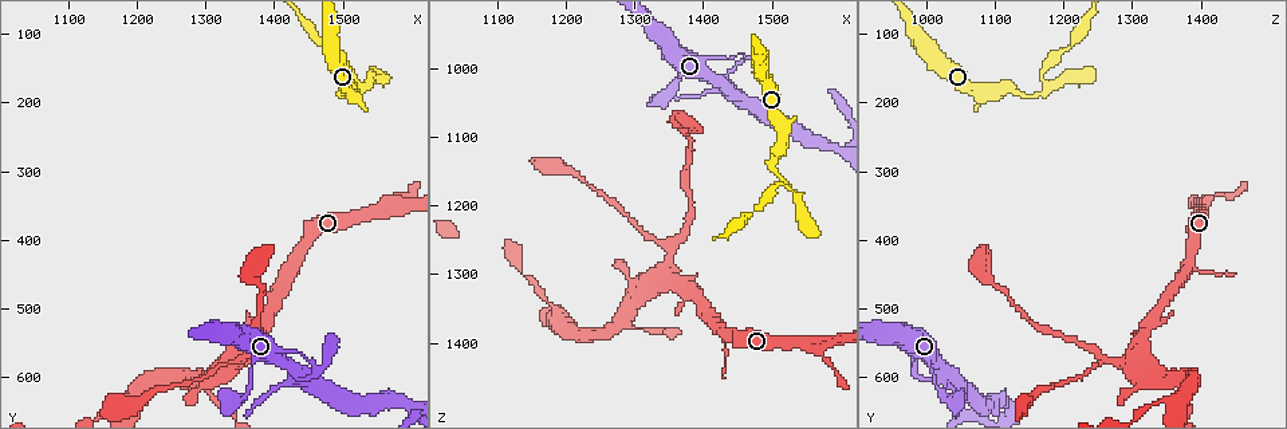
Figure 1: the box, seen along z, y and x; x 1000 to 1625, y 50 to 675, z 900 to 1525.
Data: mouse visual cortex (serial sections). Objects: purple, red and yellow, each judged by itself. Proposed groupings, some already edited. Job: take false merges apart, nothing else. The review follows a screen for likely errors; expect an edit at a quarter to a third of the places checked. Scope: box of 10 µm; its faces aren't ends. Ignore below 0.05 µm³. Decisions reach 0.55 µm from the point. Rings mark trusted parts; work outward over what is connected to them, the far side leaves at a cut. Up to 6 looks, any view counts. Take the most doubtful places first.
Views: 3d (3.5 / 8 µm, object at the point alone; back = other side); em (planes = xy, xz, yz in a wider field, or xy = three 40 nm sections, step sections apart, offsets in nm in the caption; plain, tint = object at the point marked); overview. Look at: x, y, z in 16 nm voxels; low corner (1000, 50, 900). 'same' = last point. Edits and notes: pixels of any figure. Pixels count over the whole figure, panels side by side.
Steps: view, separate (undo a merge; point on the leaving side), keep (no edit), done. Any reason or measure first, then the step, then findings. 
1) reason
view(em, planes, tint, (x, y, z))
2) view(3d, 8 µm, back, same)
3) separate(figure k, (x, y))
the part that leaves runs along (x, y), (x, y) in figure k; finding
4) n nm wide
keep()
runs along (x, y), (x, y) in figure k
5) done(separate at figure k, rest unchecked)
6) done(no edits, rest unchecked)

three-way junction
view(3d, 3.5 µm, (1520, 190, 1170))

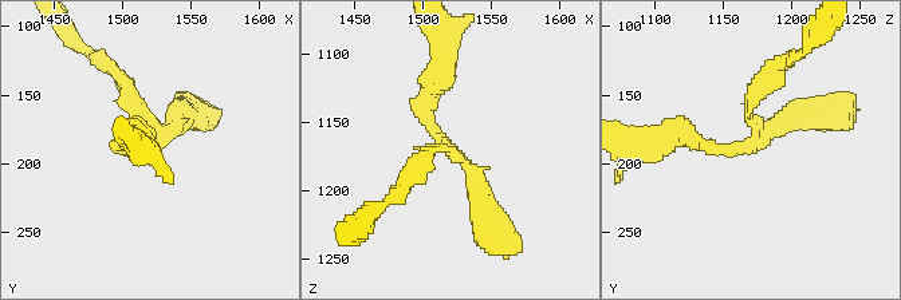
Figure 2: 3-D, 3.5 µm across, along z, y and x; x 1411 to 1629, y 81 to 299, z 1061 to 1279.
3 arms; arms of 200, 200, 300 nm; shape alone is not enough
view(em, xy, step 3, tint, (1522, 186, 1168))

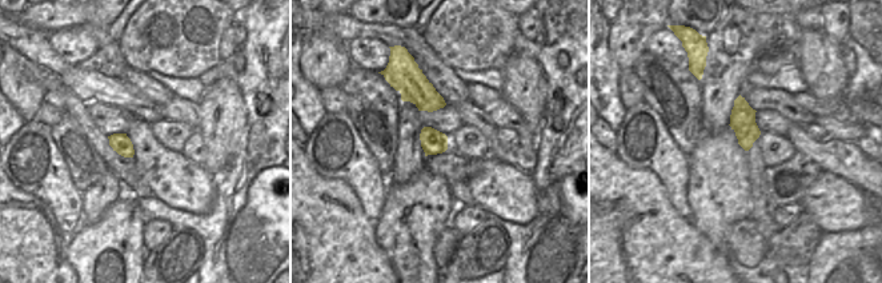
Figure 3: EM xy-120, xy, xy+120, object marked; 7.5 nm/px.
another direction
view(em, xy, step 1, tint, same)

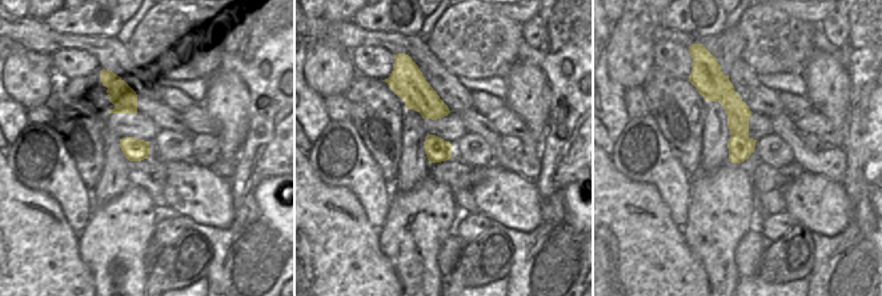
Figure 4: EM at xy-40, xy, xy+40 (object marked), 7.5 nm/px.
190 nm wide
separate(figure 2, (416, 177))
the part that leaves runs along (431, 147), (427, 169), (359, 220) in figure 2; two cells meet here

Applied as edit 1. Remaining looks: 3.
small branch off a trunk
view(3d, 3.5 µm, (1345, 575, 1260))

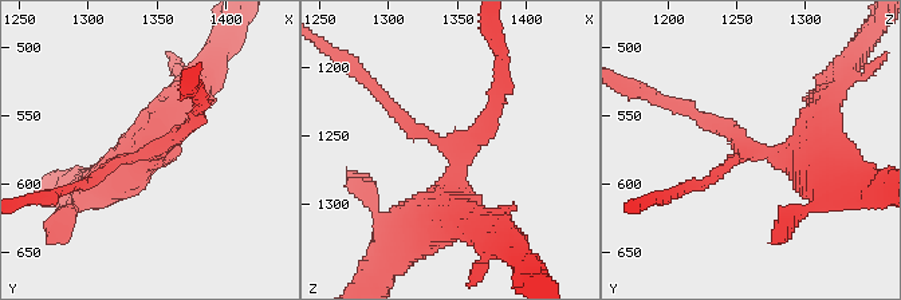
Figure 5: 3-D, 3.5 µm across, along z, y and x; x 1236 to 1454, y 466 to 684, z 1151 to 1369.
3 arms; arms of 150, 200, 500 nm
view(em, xy, step 2, tint, (1344, 576, 1258))

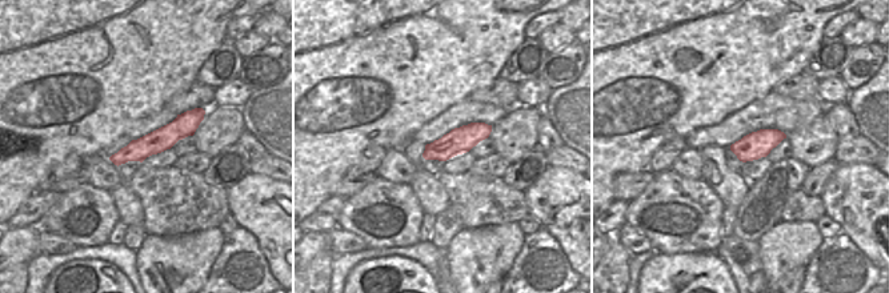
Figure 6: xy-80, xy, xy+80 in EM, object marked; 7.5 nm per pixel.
keep()
runs along (200, 112), (165, 137), (115, 159) in figure 6; all the same cell

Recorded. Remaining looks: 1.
done(separate at figure 2, rest unchecked)

